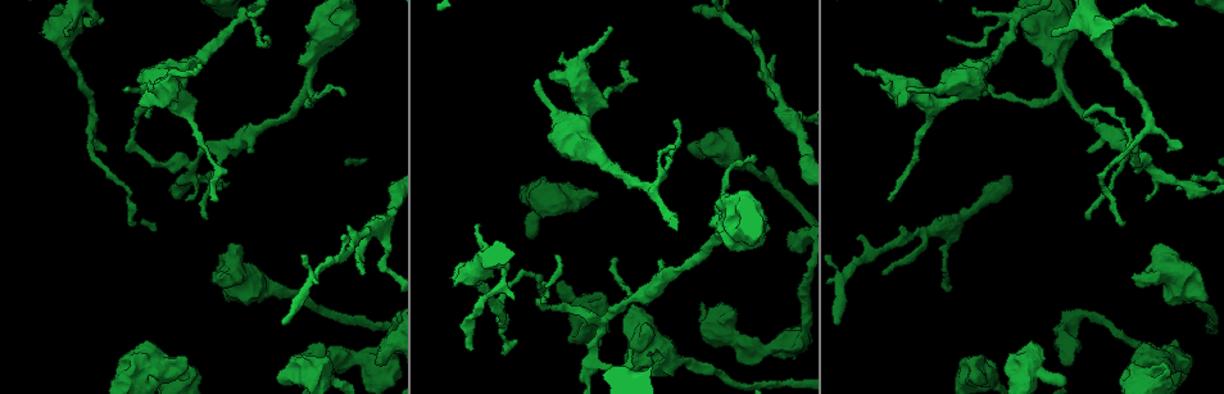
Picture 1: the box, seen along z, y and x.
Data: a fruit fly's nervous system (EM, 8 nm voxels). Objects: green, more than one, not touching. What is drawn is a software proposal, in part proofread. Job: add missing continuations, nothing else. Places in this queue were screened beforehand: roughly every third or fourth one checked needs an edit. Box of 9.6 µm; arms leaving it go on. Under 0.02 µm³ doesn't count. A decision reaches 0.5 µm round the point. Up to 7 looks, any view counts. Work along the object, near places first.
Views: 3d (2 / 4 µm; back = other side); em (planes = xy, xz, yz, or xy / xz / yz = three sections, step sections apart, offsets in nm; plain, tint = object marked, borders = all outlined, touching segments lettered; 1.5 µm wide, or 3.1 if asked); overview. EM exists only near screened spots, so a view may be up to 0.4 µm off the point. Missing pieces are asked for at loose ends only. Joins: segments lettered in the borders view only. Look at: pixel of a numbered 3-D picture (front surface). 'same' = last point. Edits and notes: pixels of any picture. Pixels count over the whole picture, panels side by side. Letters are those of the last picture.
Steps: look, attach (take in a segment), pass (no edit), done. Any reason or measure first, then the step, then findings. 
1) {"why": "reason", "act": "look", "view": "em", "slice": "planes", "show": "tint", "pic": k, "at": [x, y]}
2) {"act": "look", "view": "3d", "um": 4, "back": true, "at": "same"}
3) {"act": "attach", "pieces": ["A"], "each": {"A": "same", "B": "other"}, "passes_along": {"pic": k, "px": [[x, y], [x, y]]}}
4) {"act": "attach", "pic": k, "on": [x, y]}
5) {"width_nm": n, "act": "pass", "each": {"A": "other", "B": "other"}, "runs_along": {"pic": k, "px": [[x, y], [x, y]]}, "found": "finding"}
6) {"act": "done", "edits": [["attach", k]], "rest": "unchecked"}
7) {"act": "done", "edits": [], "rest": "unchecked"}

{"why": "an open end", "act": "look", "view": "3d", "um": 4, "pic": 1, "at": [625, 66]}

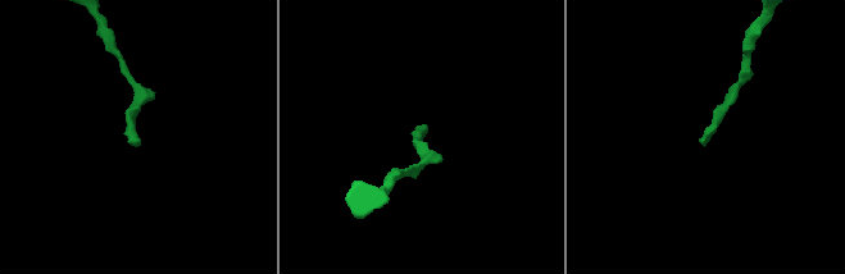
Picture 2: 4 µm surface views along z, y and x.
{"act": "look", "view": "em", "slice": "planes", "show": "borders", "pic": 2, "at": [137, 145]}

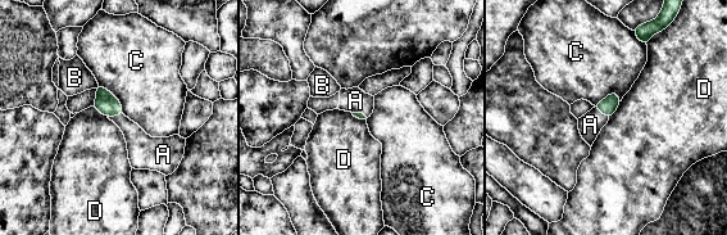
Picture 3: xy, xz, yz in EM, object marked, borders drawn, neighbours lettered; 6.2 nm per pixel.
{"act": "attach", "pieces": ["A"], "each": {"A": "same", "B": "other", "C": "other", "D": "other"}, "found": "it goes on there"}

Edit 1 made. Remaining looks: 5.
{"why": "redraw", "act": "look", "view": "overview"}

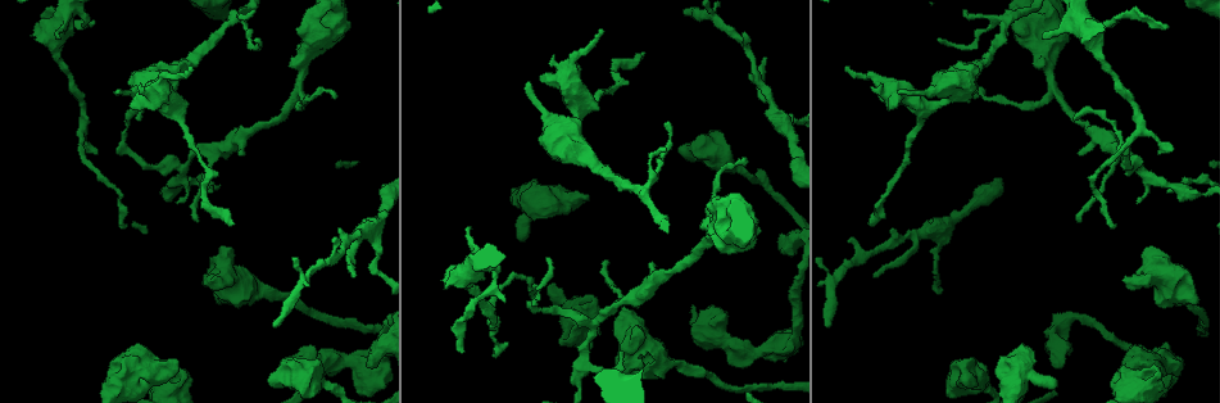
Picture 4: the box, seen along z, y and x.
{"act": "look", "view": "3d", "um": 4, "pic": 4, "at": [872, 274]}

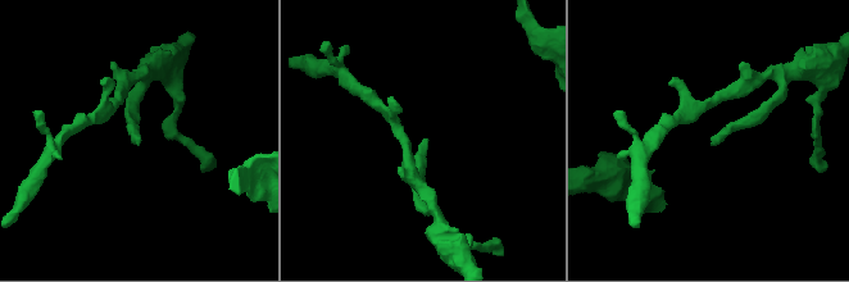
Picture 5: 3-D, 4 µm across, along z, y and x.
{"why": "now the EM", "act": "look", "view": "em", "slice": "planes", "show": "borders", "pic": 5, "at": [423, 138]}

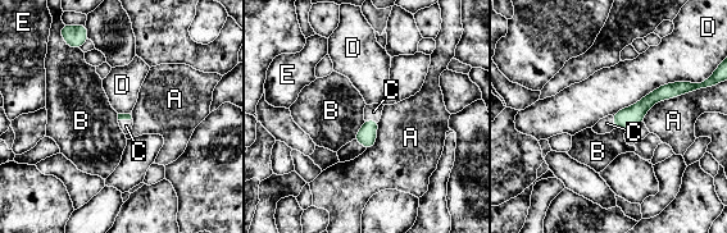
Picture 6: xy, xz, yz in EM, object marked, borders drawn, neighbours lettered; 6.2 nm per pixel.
{"longest_contact_nm": ["D", 550], "act": "attach", "pieces": ["C"], "each": {"A": "other", "B": "other", "C": "same", "D": "other", "E": "other"}, "found": "the neuron continues"}

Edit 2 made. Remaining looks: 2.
{"act": "done", "edits": [["attach", 3], ["attach", 6]], "rest": "unchecked"}

